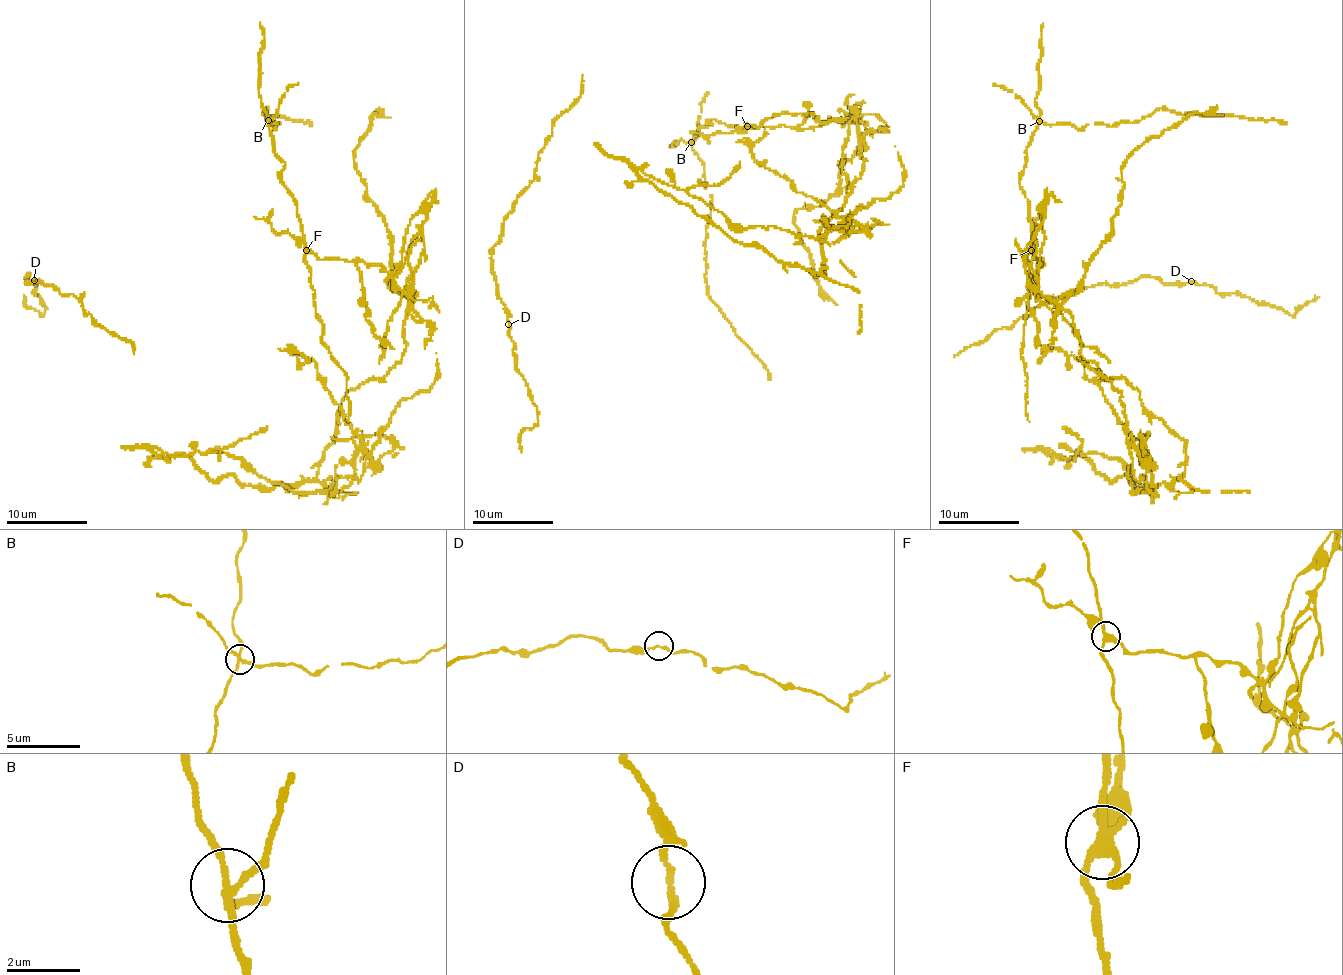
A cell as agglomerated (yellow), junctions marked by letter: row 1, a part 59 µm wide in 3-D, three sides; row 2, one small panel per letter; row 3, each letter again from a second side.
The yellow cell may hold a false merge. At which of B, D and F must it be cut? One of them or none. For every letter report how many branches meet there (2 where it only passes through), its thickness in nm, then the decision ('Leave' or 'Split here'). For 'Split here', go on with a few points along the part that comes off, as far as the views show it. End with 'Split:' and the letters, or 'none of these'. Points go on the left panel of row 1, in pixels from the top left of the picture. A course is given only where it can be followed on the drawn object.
B: Branches: 4. Thickness 190 nm. Leave
D: Branches: 2. Thickness 160 nm. Leave
F: Branches: 4. Thickness 240 nm. Split here. Course of the part to remove: (307, 249), (409, 296), (404, 355), (311, 480), (172, 456), (339, 496), (359, 447), (308, 363)
Split: F

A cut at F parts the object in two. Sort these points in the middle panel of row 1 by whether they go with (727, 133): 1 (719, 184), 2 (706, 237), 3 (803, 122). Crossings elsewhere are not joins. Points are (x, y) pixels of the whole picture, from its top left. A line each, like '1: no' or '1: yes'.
1: yes
2: no
3: yes

